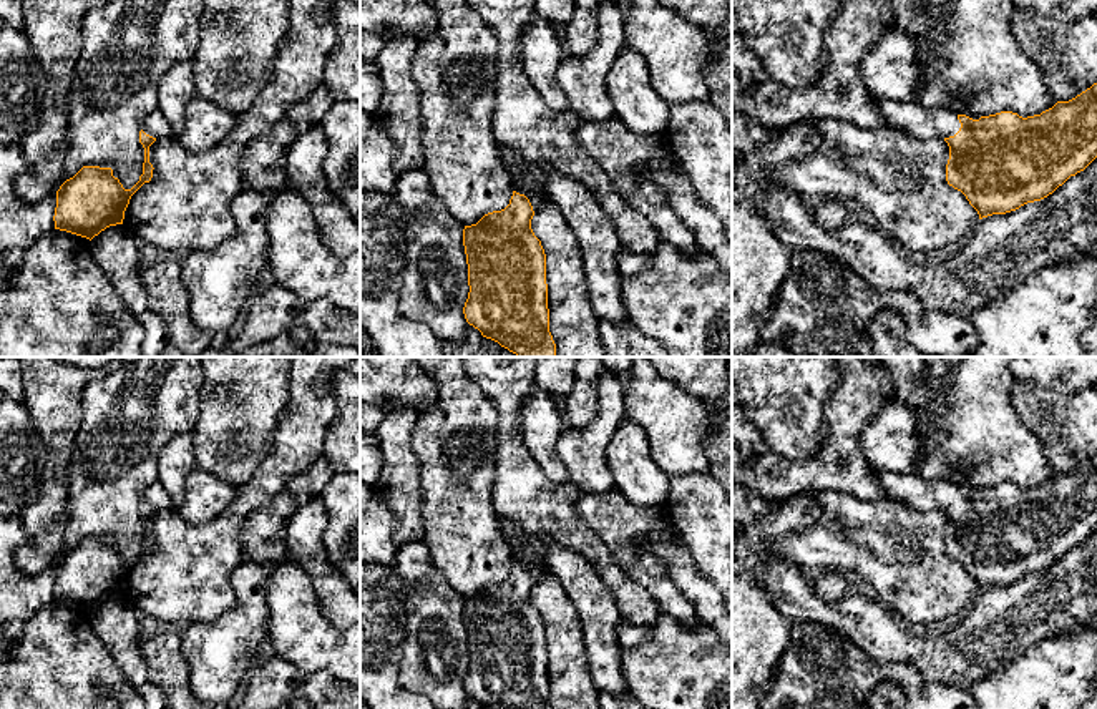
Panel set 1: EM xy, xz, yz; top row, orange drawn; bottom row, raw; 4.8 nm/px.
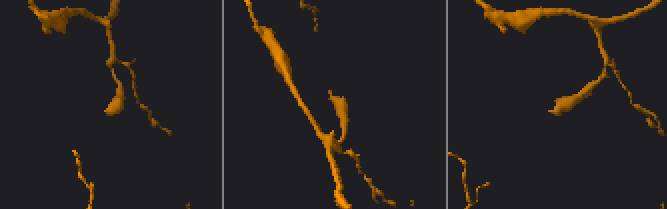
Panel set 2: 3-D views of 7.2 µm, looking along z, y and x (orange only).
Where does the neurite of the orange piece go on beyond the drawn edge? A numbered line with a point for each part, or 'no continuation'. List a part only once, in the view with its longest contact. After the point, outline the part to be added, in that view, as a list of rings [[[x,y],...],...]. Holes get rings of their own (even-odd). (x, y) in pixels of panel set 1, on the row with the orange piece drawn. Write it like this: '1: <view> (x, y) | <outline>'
1: yz (910, 118) | [[[880,100],[885,126],[911,138],[944,139],[954,136],[961,123],[951,110],[926,110],[916,103],[891,103]]]

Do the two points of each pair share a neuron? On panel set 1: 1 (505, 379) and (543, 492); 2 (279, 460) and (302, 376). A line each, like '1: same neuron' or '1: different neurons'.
1: same neuron
2: same neuron

